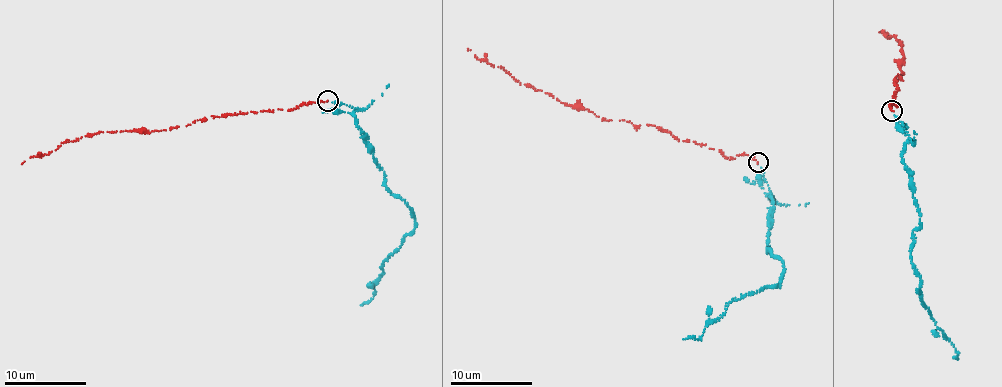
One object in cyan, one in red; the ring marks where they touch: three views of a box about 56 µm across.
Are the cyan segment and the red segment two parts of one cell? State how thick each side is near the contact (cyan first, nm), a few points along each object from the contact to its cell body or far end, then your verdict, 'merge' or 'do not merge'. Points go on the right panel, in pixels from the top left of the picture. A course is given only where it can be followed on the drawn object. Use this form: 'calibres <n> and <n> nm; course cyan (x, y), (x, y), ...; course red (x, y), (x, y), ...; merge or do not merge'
calibres 110 and 180 nm; course cyan (891, 111), (911, 141), (902, 156), (920, 216), (910, 253), (920, 278), (918, 290), (958, 358); course red (891, 111), (891, 103), (898, 105), (892, 103), (905, 58), (902, 42), (879, 32); do not merge

